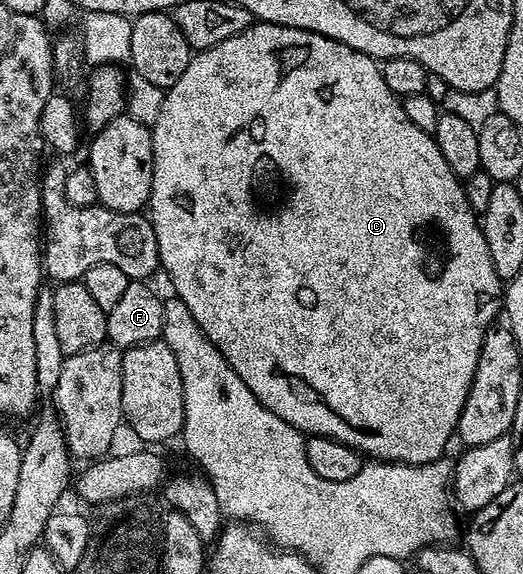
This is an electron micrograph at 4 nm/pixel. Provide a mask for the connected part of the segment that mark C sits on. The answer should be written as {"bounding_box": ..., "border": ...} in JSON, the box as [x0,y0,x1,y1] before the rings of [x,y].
{"bounding_box":[147,21,506,465],"border":[[[256,21],[242,33],[234,33],[234,37],[226,37],[226,41],[218,41],[218,45],[193,54],[190,65],[186,65],[186,73],[182,73],[182,77],[178,77],[178,81],[174,81],[174,85],[165,90],[162,109],[156,122],[151,124],[151,129],[154,141],[154,181],[147,210],[158,241],[160,267],[172,278],[175,298],[182,300],[186,309],[190,309],[194,321],[198,321],[198,329],[202,329],[202,333],[210,337],[218,353],[226,357],[230,369],[234,369],[234,373],[238,373],[238,377],[246,381],[246,389],[250,389],[250,393],[254,393],[254,397],[258,397],[258,401],[266,405],[266,409],[270,409],[274,417],[282,417],[286,425],[294,425],[294,429],[305,436],[321,435],[342,441],[342,445],[350,445],[369,460],[422,465],[441,458],[447,452],[444,450],[447,449],[448,442],[456,435],[462,405],[466,405],[466,397],[474,381],[474,369],[478,369],[478,353],[482,353],[482,341],[489,327],[497,322],[496,314],[501,314],[506,283],[498,277],[498,273],[494,273],[494,261],[490,261],[490,245],[486,245],[478,213],[470,205],[470,201],[466,201],[463,182],[454,173],[454,169],[446,165],[446,157],[442,157],[442,149],[438,149],[433,132],[418,129],[418,125],[414,125],[414,121],[406,117],[400,96],[392,92],[390,85],[386,85],[384,72],[377,60],[366,53],[358,53],[358,49],[350,49],[350,45],[342,45],[342,41],[334,41],[313,31]]]}

